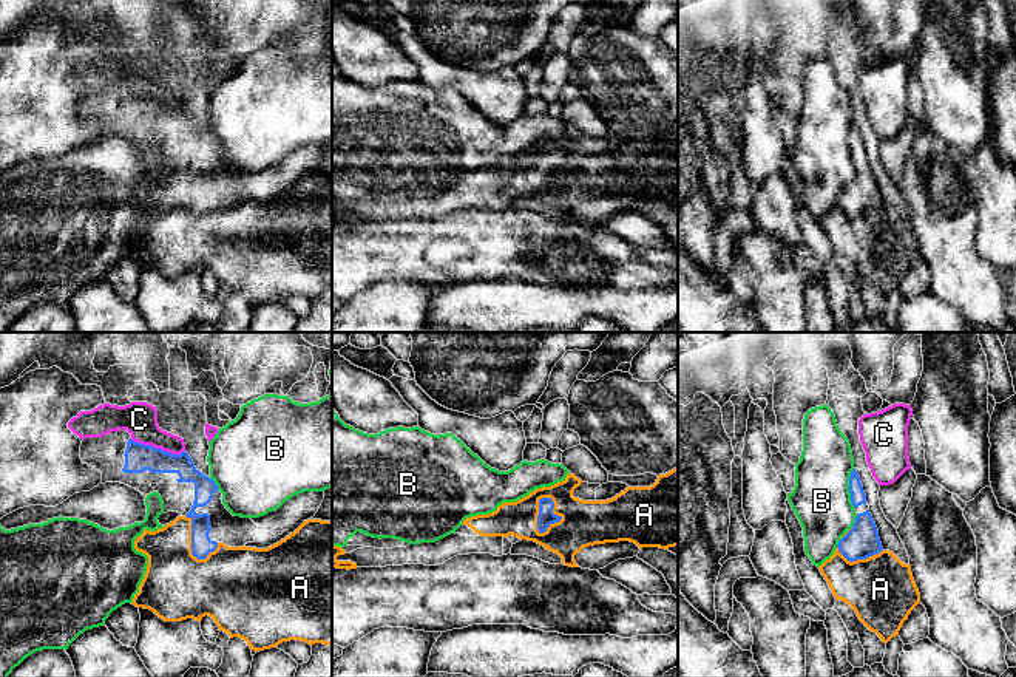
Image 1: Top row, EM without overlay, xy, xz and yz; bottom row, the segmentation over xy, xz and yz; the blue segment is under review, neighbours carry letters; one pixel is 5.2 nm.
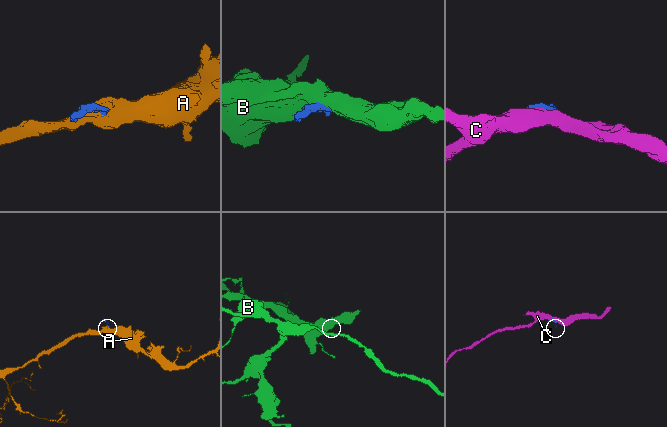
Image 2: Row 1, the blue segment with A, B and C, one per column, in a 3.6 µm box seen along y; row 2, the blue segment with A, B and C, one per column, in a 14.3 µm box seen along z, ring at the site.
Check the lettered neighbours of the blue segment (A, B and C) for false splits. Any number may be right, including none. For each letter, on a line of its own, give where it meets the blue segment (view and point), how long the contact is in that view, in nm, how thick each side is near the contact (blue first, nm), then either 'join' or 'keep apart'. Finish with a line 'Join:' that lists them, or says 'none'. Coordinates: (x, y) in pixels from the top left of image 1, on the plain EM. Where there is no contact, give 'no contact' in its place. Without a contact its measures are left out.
A: xz (539, 166) | 200 nm | 90/240 nm | keep apart
B: yz (850, 141) | 200 nm | 80/300 nm | keep apart
C: xy (158, 102) | 300 nm | 140/180 nm | keep apart
Join: none

